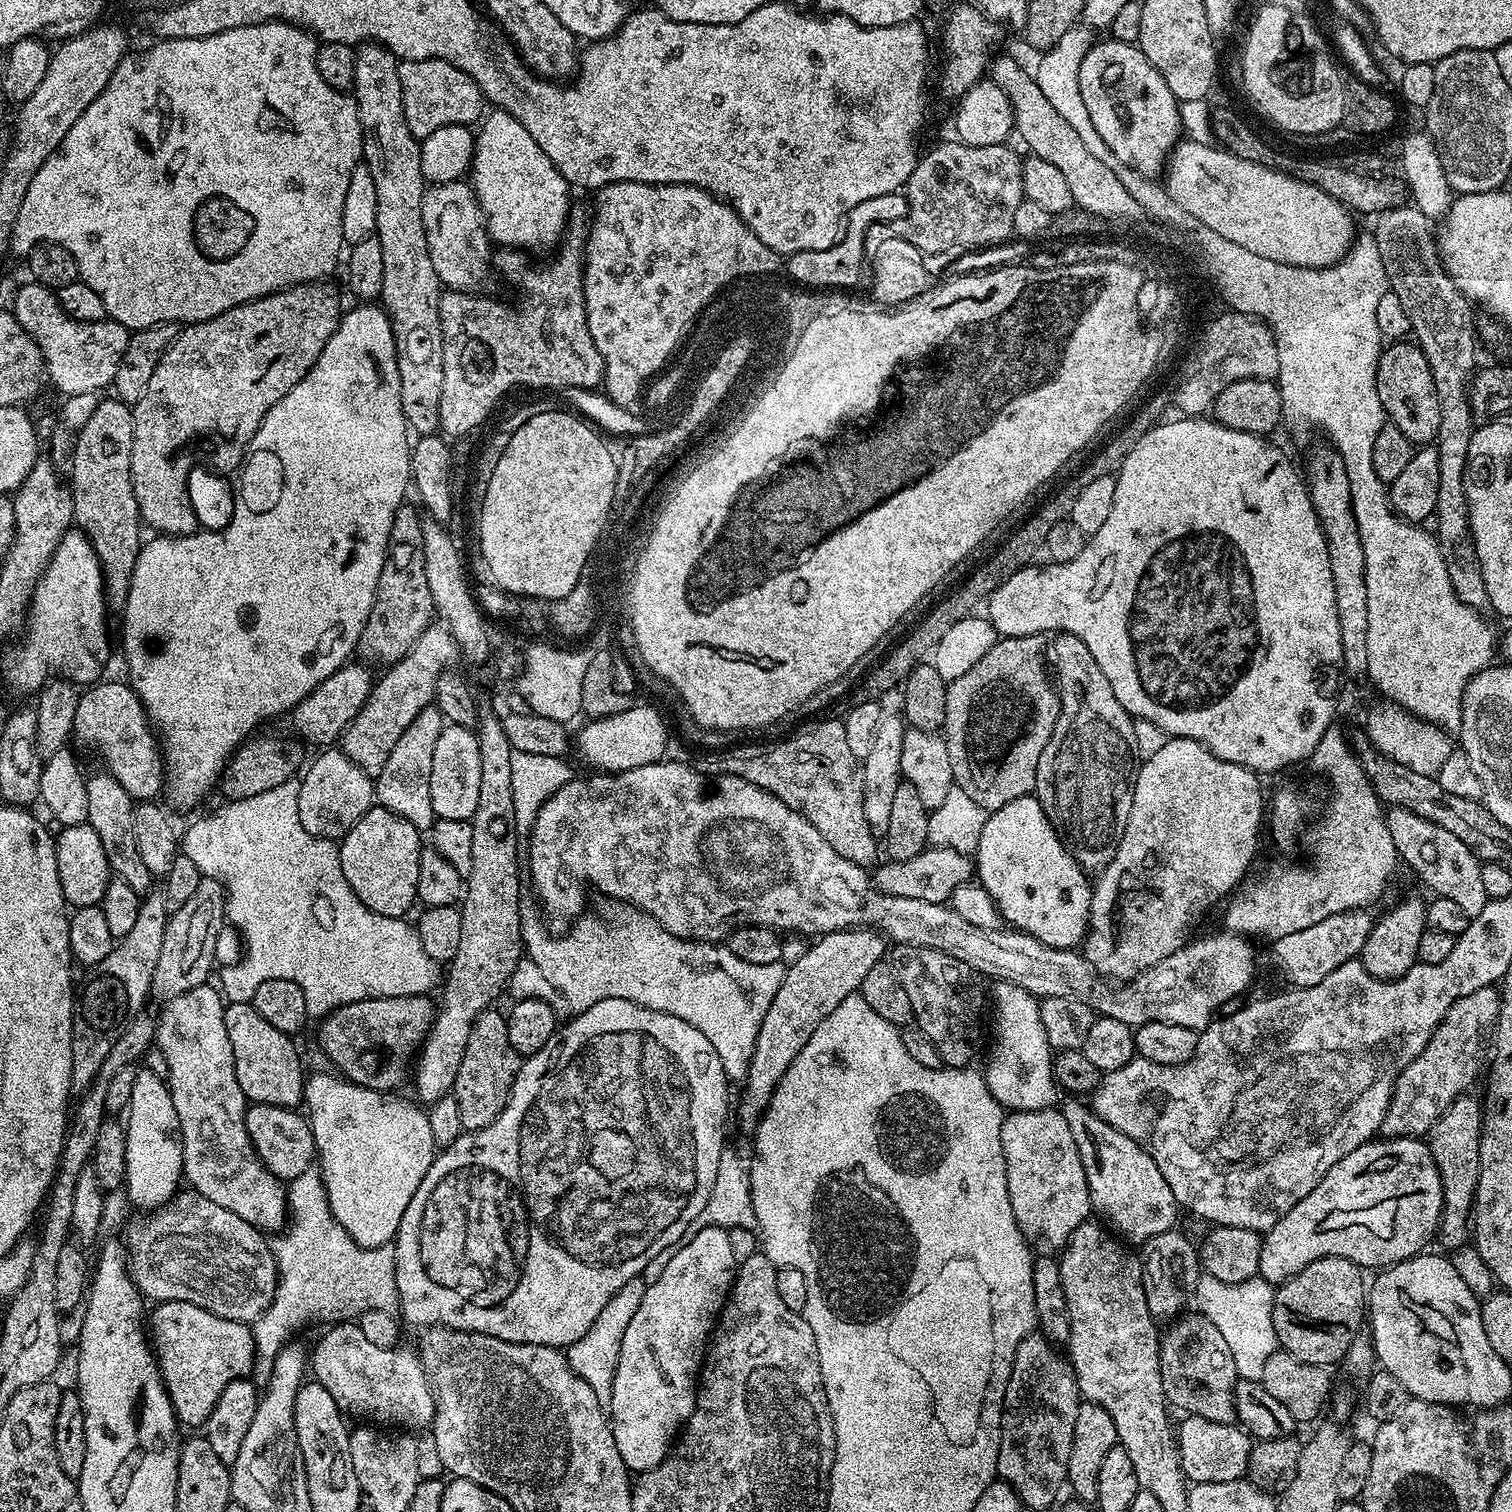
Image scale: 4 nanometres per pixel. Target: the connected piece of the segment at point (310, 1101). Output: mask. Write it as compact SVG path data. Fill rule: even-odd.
M316 1072L313 1076L311 1073L305 1079L303 1103L306 1108L308 1104L306 1119L312 1126L318 1167L324 1177L332 1217L347 1230L359 1248L381 1248L395 1241L402 1214L406 1214L414 1190L418 1190L422 1178L426 1178L426 1170L430 1170L437 1158L434 1133L430 1131L427 1111L419 1103L396 1096L400 1094L363 1088L361 1084L328 1072Z

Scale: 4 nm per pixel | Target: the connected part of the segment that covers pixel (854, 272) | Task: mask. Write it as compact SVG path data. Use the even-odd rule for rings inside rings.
M903 191L881 194L878 198L870 198L866 202L862 202L859 206L854 206L854 210L850 210L847 214L846 223L842 228L842 235L834 246L830 246L826 250L802 250L801 252L795 252L793 256L787 257L786 268L788 264L788 276L792 279L789 281L795 282L797 285L803 286L808 290L855 289L852 287L859 282L860 271L863 273L866 268L866 245L870 240L868 231L870 231L875 224L891 226L895 220L900 220L906 213L908 213L908 197Z

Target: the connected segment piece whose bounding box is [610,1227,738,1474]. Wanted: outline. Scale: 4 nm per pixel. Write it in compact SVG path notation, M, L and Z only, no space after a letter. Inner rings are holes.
M727 1227L707 1228L694 1234L694 1238L684 1240L677 1247L674 1258L666 1262L666 1270L662 1270L658 1282L645 1287L642 1306L638 1306L634 1318L630 1318L630 1326L626 1326L626 1334L622 1338L622 1354L618 1354L614 1370L610 1420L614 1442L629 1473L654 1470L658 1462L667 1458L678 1433L696 1409L696 1389L706 1345L720 1311L728 1303L728 1291L732 1288L738 1267L736 1248L728 1235L730 1232Z

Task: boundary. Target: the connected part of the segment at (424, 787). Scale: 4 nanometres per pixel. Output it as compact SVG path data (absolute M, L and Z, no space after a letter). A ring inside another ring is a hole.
M434 706L426 707L410 726L406 726L406 734L398 738L394 750L390 750L390 758L386 758L386 766L382 766L382 774L374 777L374 800L377 805L410 822L421 830L431 829L437 820L434 806L430 802L430 766L434 762L434 745L438 742L438 734L446 726L444 716Z

